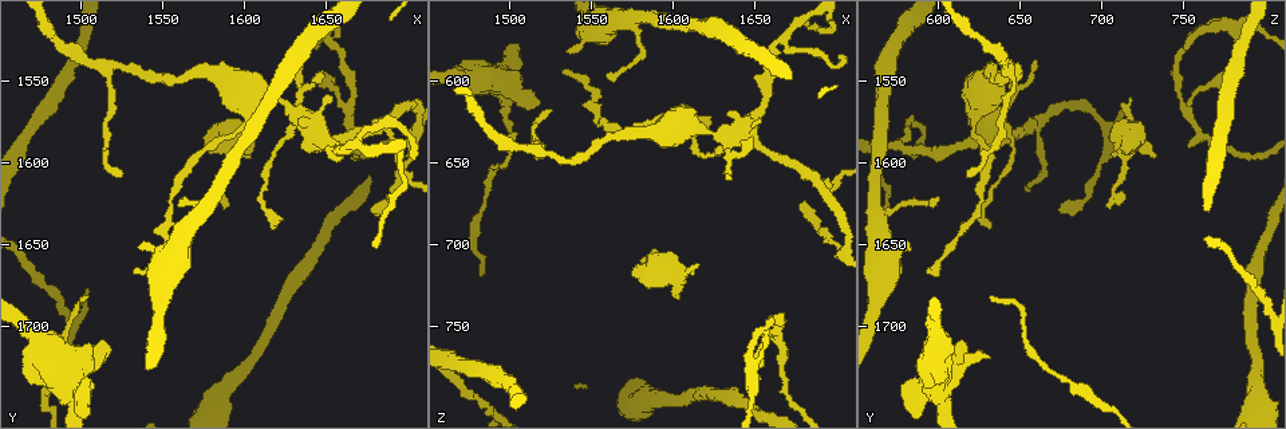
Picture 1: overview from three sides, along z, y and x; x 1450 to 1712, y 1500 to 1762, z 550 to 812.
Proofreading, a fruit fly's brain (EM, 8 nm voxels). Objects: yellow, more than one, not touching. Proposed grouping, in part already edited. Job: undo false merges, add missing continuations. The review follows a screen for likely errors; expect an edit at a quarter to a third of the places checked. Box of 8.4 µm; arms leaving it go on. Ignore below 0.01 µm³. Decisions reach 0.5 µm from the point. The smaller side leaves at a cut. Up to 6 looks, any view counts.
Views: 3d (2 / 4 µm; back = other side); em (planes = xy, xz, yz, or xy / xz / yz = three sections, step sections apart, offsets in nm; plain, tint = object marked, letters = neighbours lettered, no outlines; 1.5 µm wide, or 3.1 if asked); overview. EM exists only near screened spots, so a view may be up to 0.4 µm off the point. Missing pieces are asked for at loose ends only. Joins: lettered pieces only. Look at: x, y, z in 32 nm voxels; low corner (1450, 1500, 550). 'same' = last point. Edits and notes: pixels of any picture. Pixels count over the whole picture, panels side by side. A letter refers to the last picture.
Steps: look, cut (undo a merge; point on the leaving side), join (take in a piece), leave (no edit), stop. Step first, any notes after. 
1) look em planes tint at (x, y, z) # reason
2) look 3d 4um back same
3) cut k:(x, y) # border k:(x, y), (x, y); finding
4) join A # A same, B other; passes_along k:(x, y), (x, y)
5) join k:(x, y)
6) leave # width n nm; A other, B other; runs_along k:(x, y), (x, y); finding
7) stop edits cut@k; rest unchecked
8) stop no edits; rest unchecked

look 3d 2um at (1660, 1564, 754) # a fork

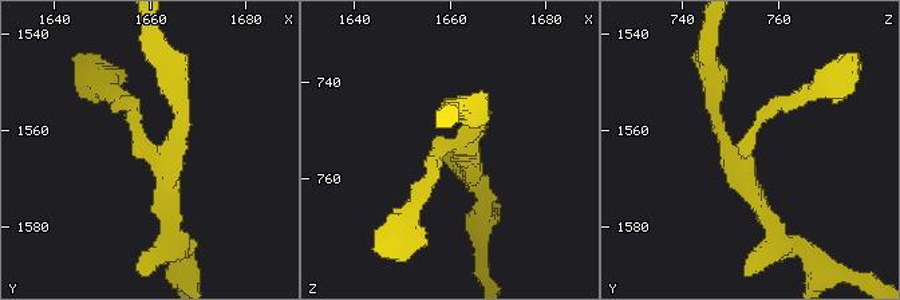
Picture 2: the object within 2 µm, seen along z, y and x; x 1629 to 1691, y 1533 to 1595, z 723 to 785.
look em planes letters at (1659, 1562, 753) # arms 3; arm_widths 170, 180, 220 nm; shape alone is not enough

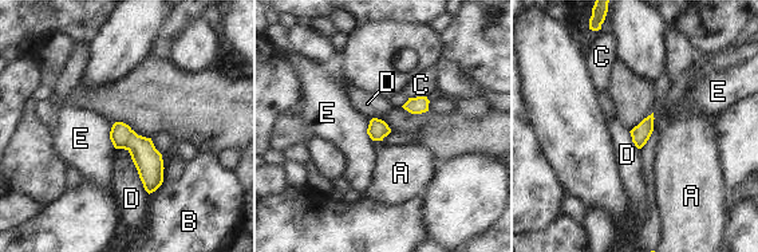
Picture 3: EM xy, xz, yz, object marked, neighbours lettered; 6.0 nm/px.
leave # width 110 nm; A other, B other, C other, D other, E other; border 3:(115, 148), (129, 153), (149, 193); one neuron here

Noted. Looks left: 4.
look em xz step 4 tint at (1586, 1626, 700) # branch stops here

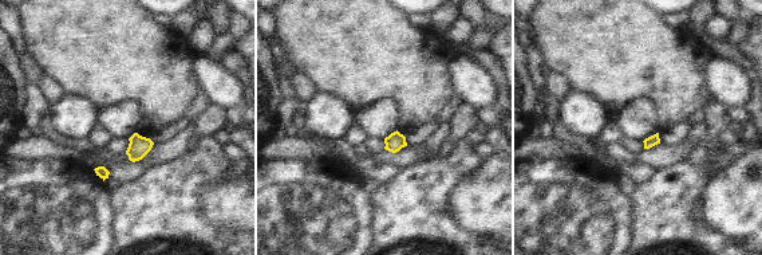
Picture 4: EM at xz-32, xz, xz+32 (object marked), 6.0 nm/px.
look em planes tint same

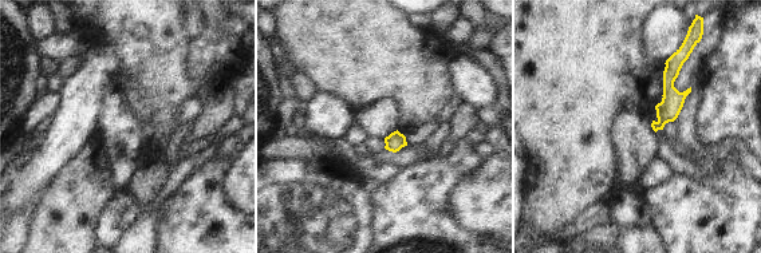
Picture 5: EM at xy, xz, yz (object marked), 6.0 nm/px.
look em planes letters same # what lies round it

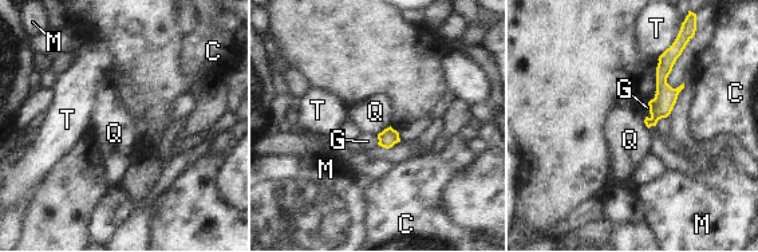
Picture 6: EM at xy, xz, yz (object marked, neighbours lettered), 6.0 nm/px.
leave # C other, G other, M other, Q other, T other; no lettered piece goes on from it

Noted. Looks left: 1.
look em planes letters at (1504, 1712, 594)

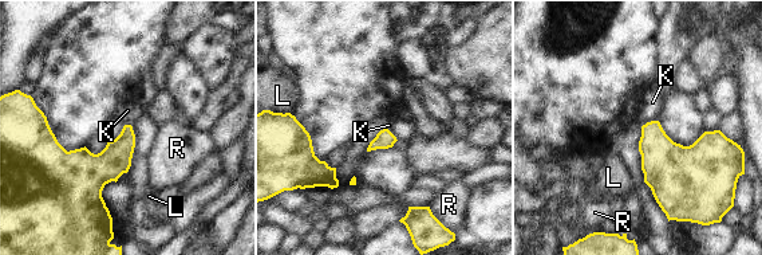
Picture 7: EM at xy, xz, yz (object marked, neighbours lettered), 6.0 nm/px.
leave # longest_contact K 100 nm; K other, L other, R other; border 7:(656, 120), (647, 121), (642, 126); none of them fits

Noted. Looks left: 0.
stop no edits; rest unchecked

